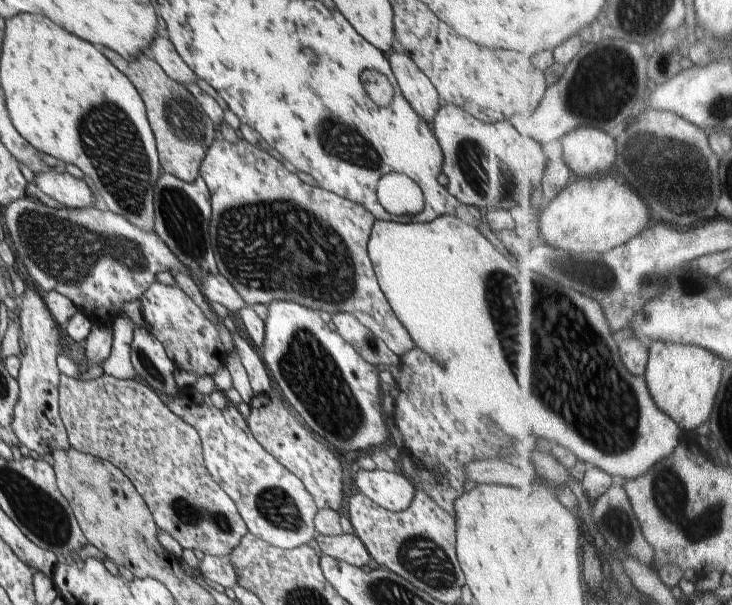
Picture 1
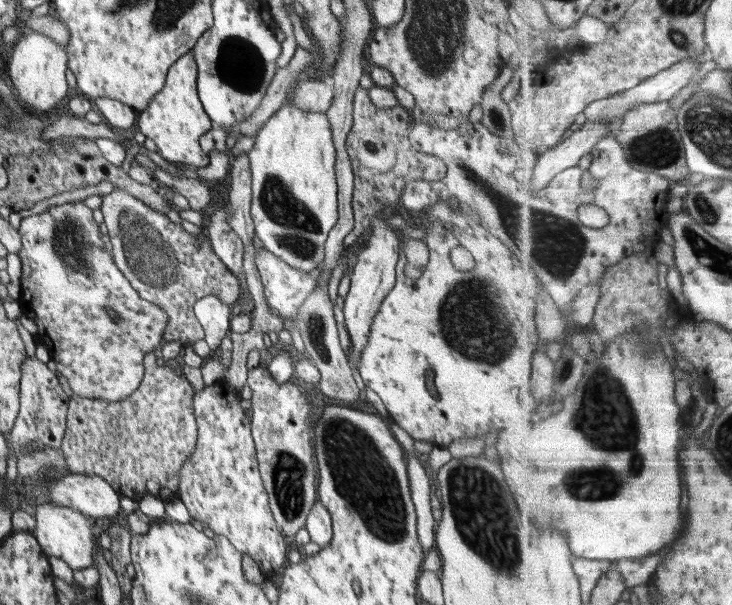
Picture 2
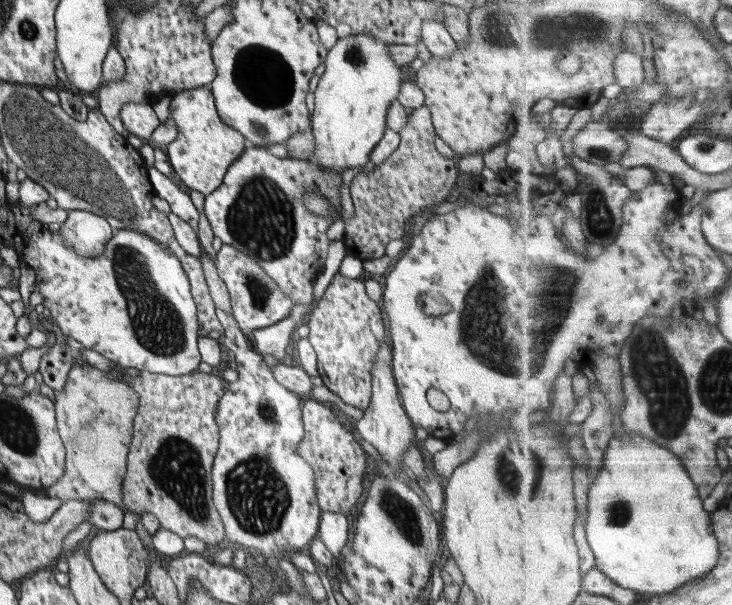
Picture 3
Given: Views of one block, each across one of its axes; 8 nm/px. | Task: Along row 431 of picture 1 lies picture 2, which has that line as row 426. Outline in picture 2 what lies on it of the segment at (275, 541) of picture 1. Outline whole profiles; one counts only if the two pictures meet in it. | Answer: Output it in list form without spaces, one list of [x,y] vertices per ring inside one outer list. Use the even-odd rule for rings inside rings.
[[[220,379],[213,385],[205,386],[195,392],[193,408],[198,426],[198,446],[194,447],[194,453],[186,459],[186,463],[180,469],[178,498],[187,506],[191,518],[210,527],[216,535],[226,537],[240,553],[252,557],[258,563],[264,580],[270,580],[274,572],[280,572],[288,564],[290,541],[283,536],[270,510],[258,468],[256,444],[252,438],[251,410],[243,408],[241,400],[239,390],[232,388],[225,379]]]

